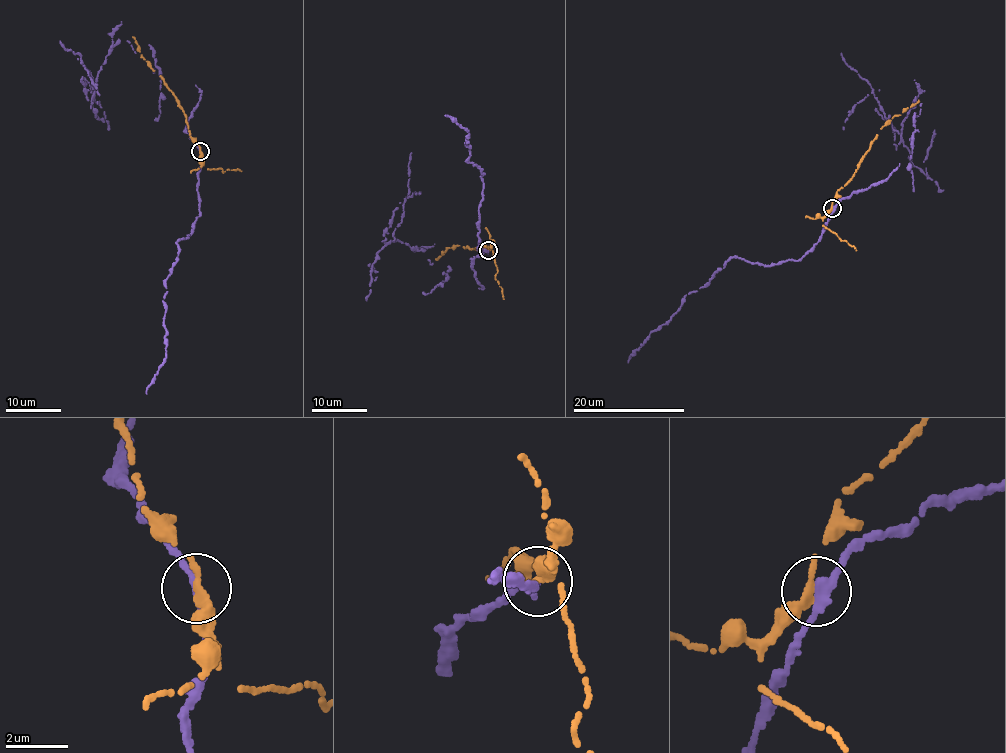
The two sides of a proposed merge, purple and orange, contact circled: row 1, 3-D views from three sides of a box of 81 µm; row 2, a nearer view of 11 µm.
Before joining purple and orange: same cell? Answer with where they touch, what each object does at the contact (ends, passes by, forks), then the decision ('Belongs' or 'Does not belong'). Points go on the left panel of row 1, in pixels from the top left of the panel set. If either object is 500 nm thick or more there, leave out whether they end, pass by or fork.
Place: (200, 151). At the ring purple passes by. At the ring orange ends. Does not belong

